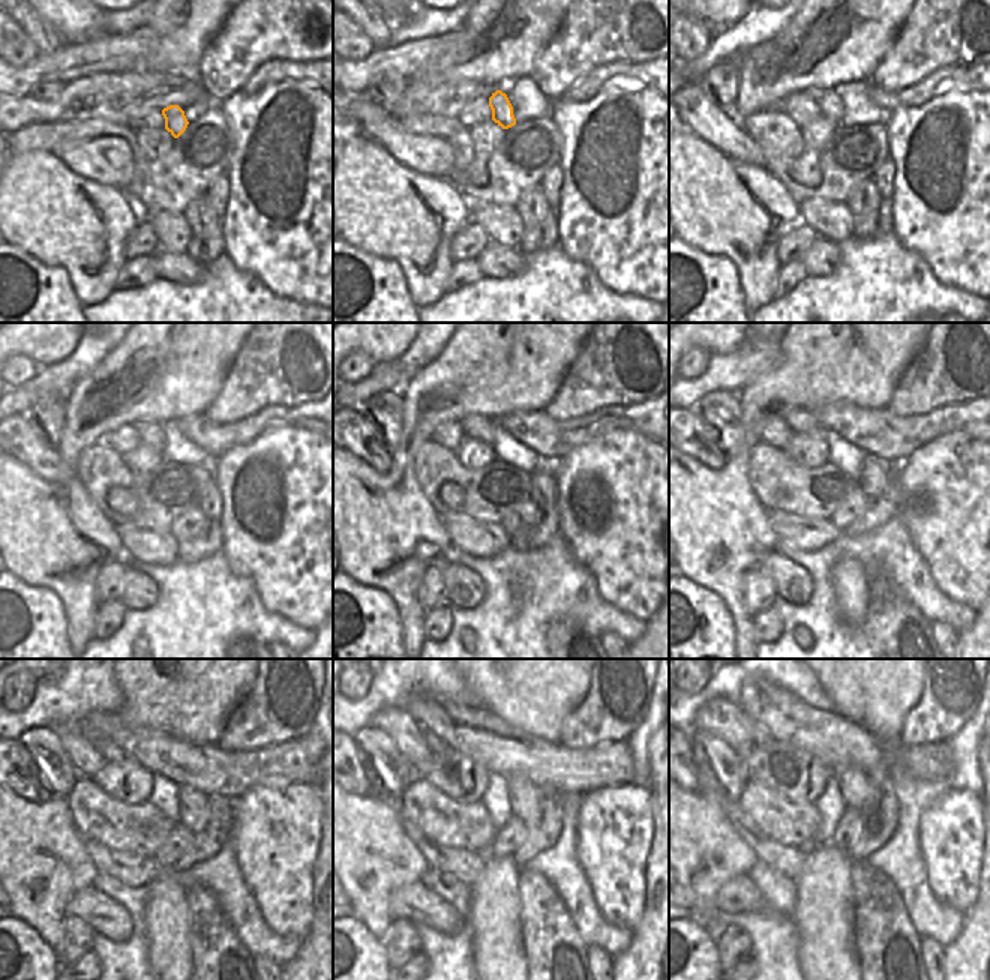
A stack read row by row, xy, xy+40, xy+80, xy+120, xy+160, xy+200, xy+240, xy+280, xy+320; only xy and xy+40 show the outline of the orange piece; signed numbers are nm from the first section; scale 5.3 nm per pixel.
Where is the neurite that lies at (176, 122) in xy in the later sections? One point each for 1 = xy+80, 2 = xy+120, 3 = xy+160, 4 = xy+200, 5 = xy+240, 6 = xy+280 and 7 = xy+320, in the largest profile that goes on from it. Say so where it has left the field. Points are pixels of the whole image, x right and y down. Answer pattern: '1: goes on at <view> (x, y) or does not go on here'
1: goes on at xy+80 (831, 107)
2: goes on at xy+120 (152, 434)
3: goes on at xy+160 (476, 426)
4: goes on at xy+200 (800, 420)
5: goes on at xy+240 (113, 754)
6: goes on at xy+280 (437, 745)
7: goes on at xy+320 (761, 734)

